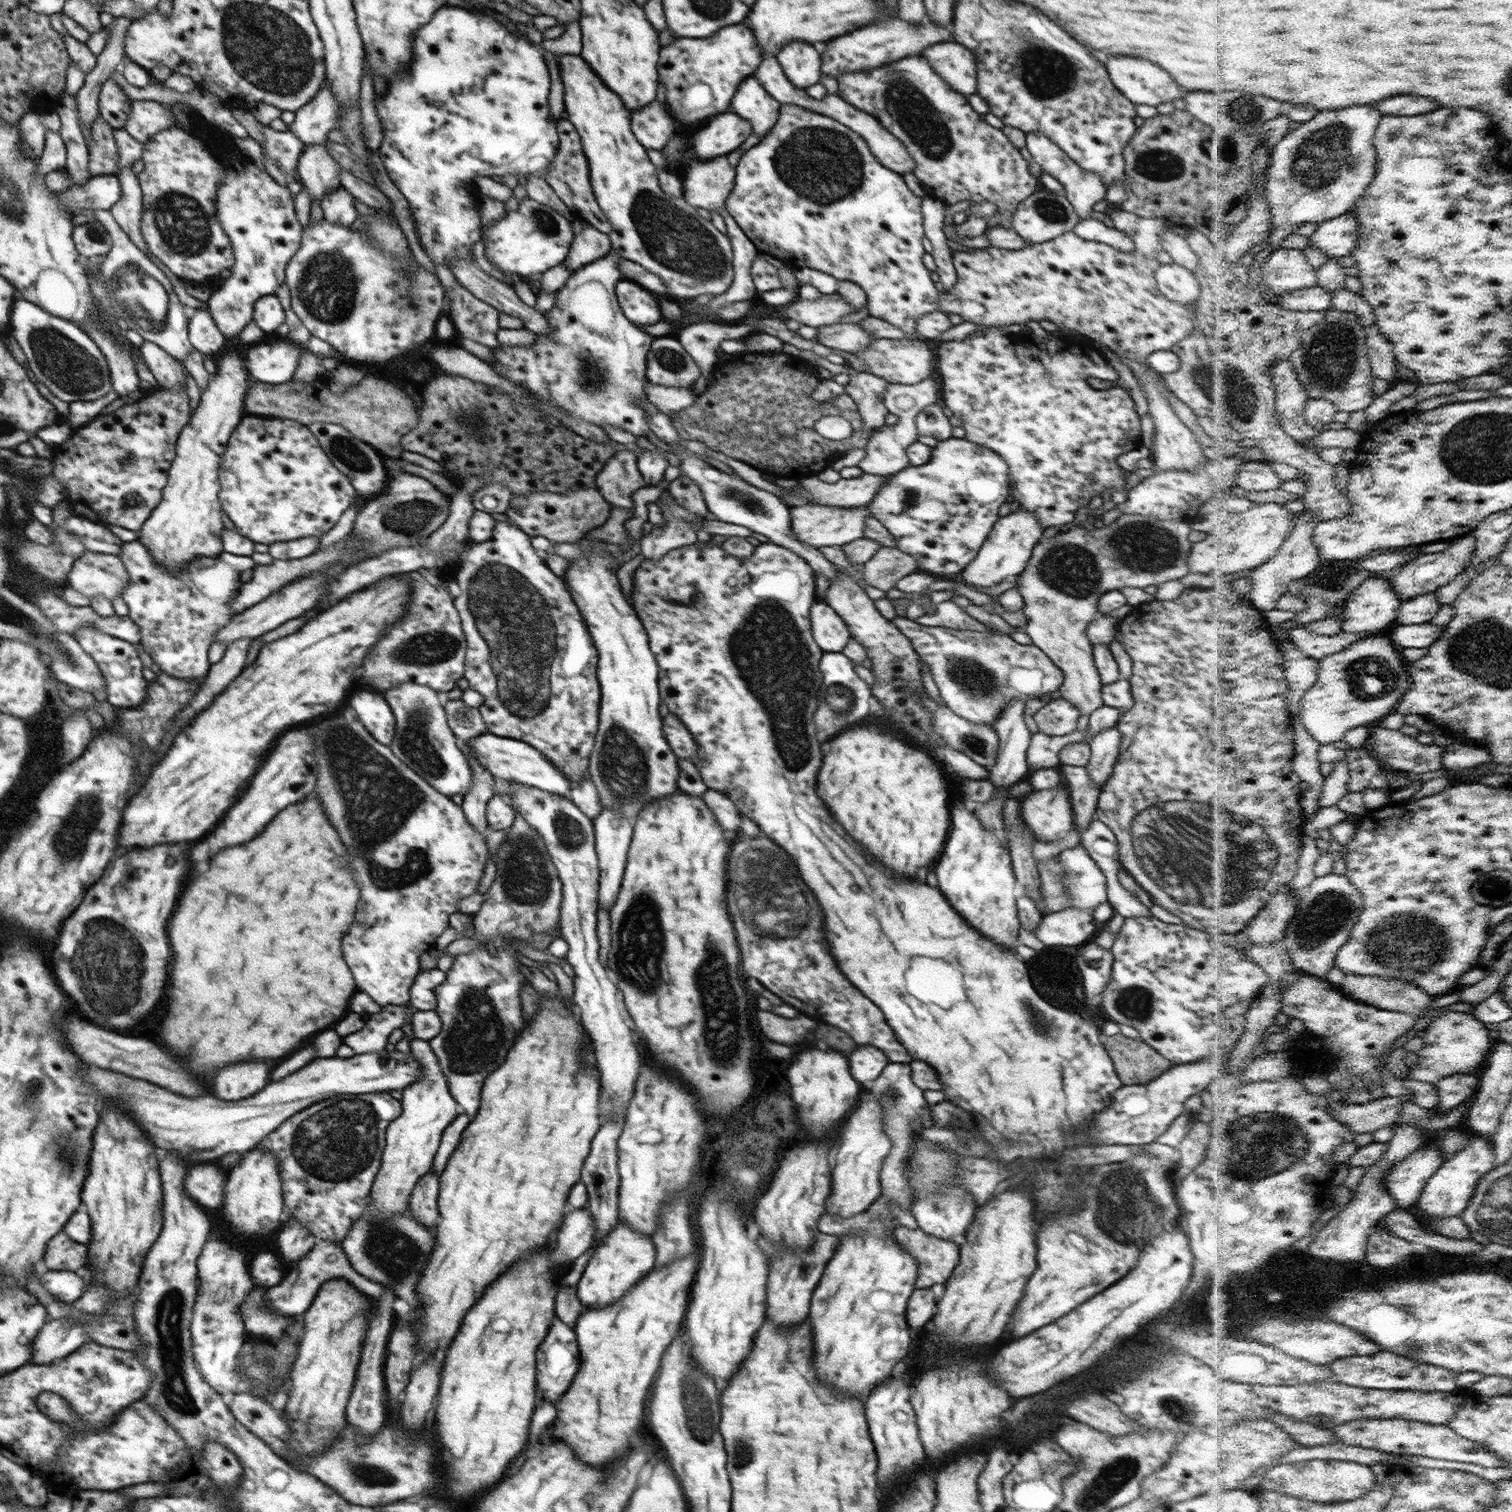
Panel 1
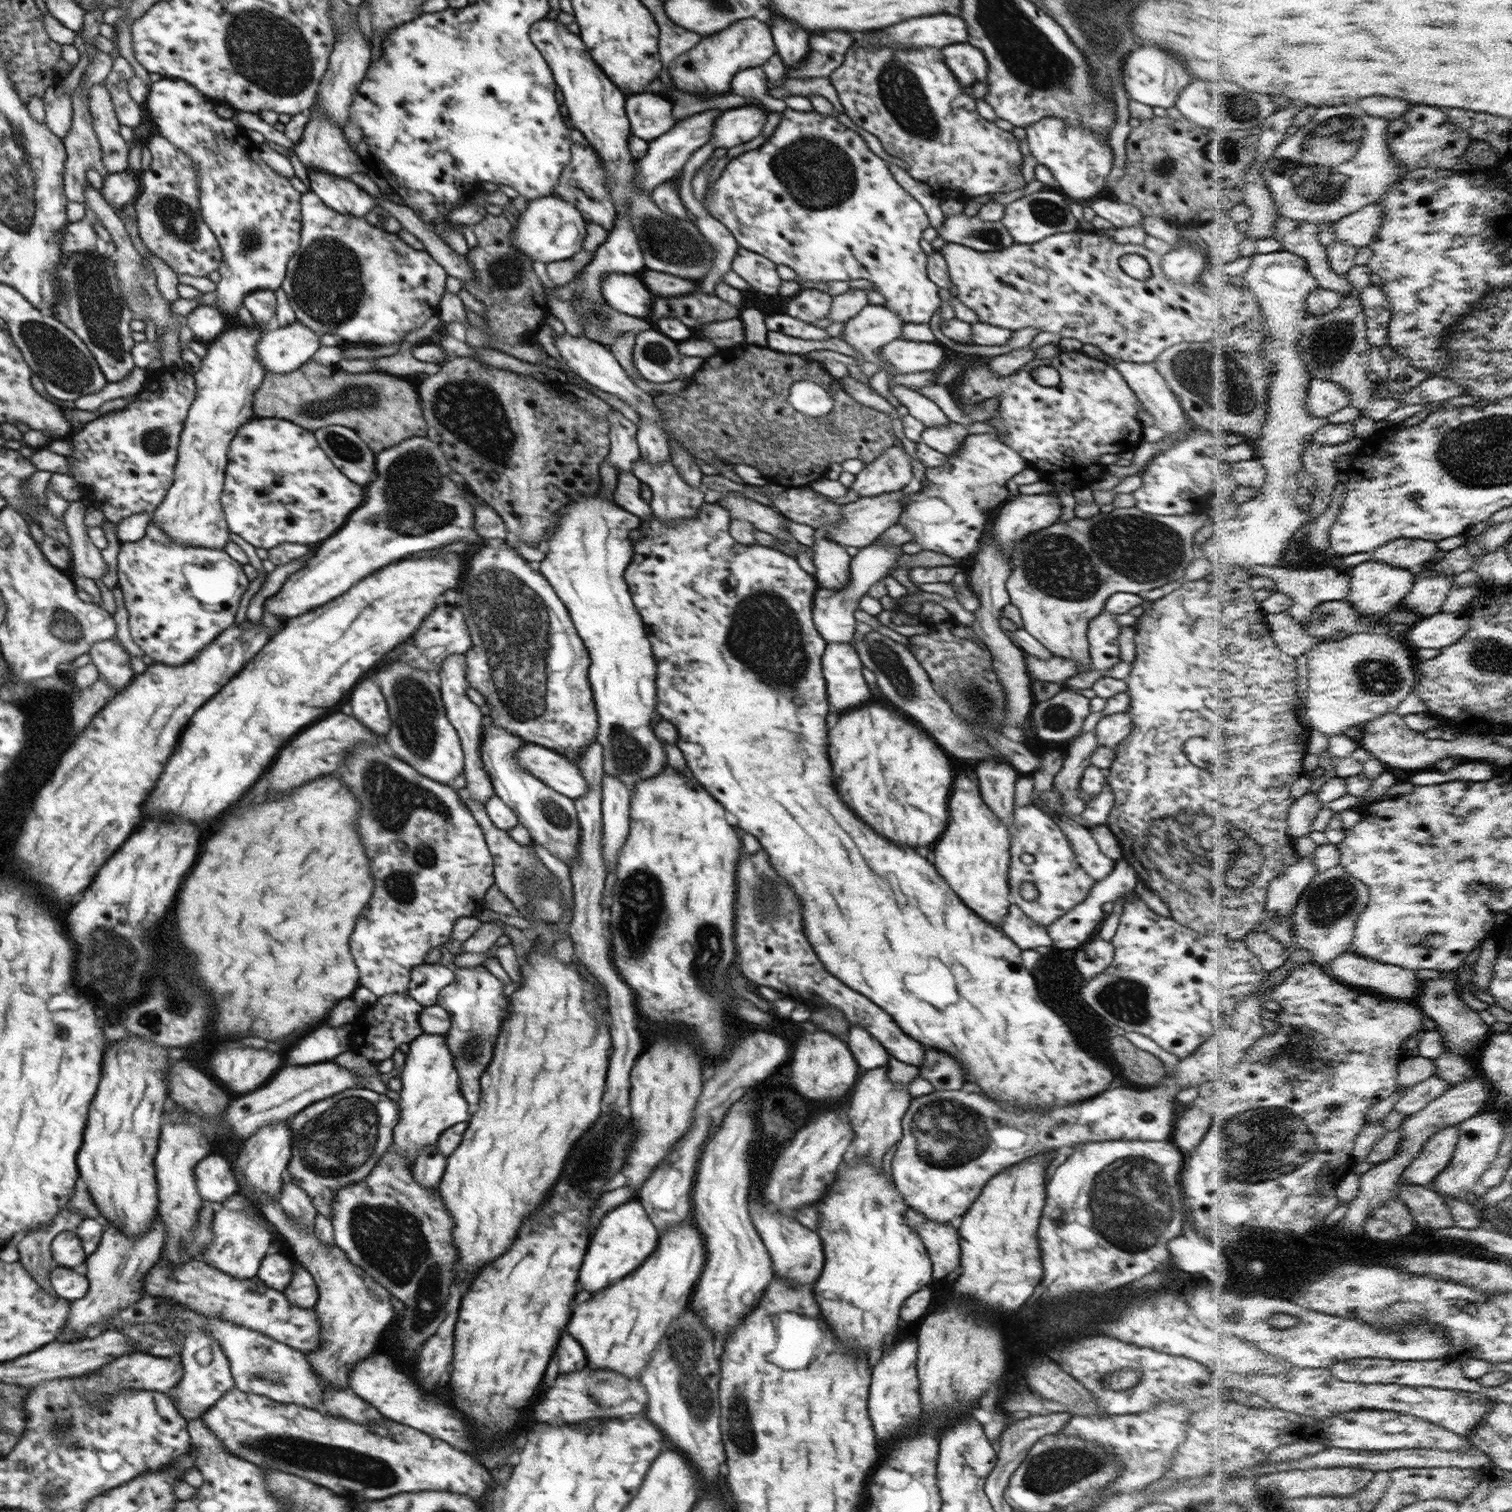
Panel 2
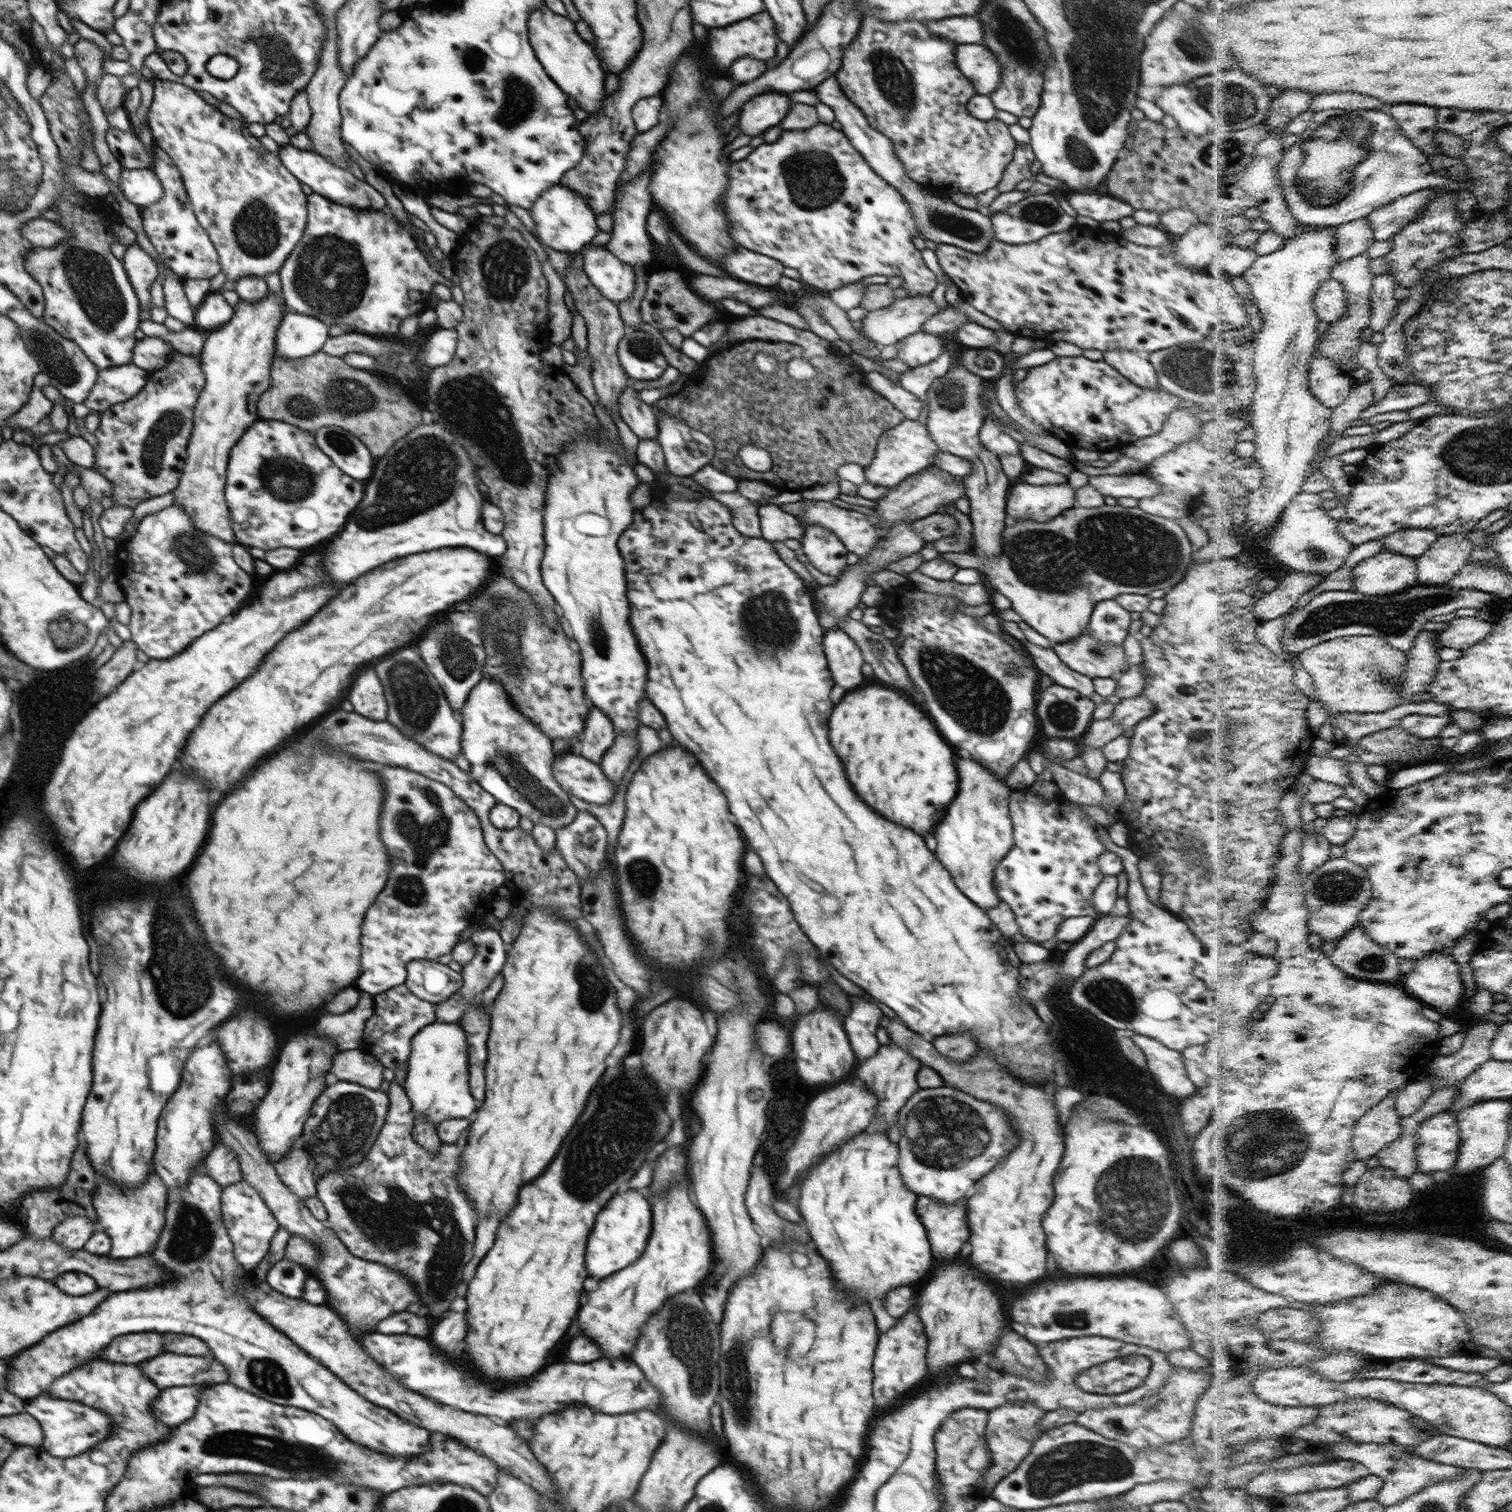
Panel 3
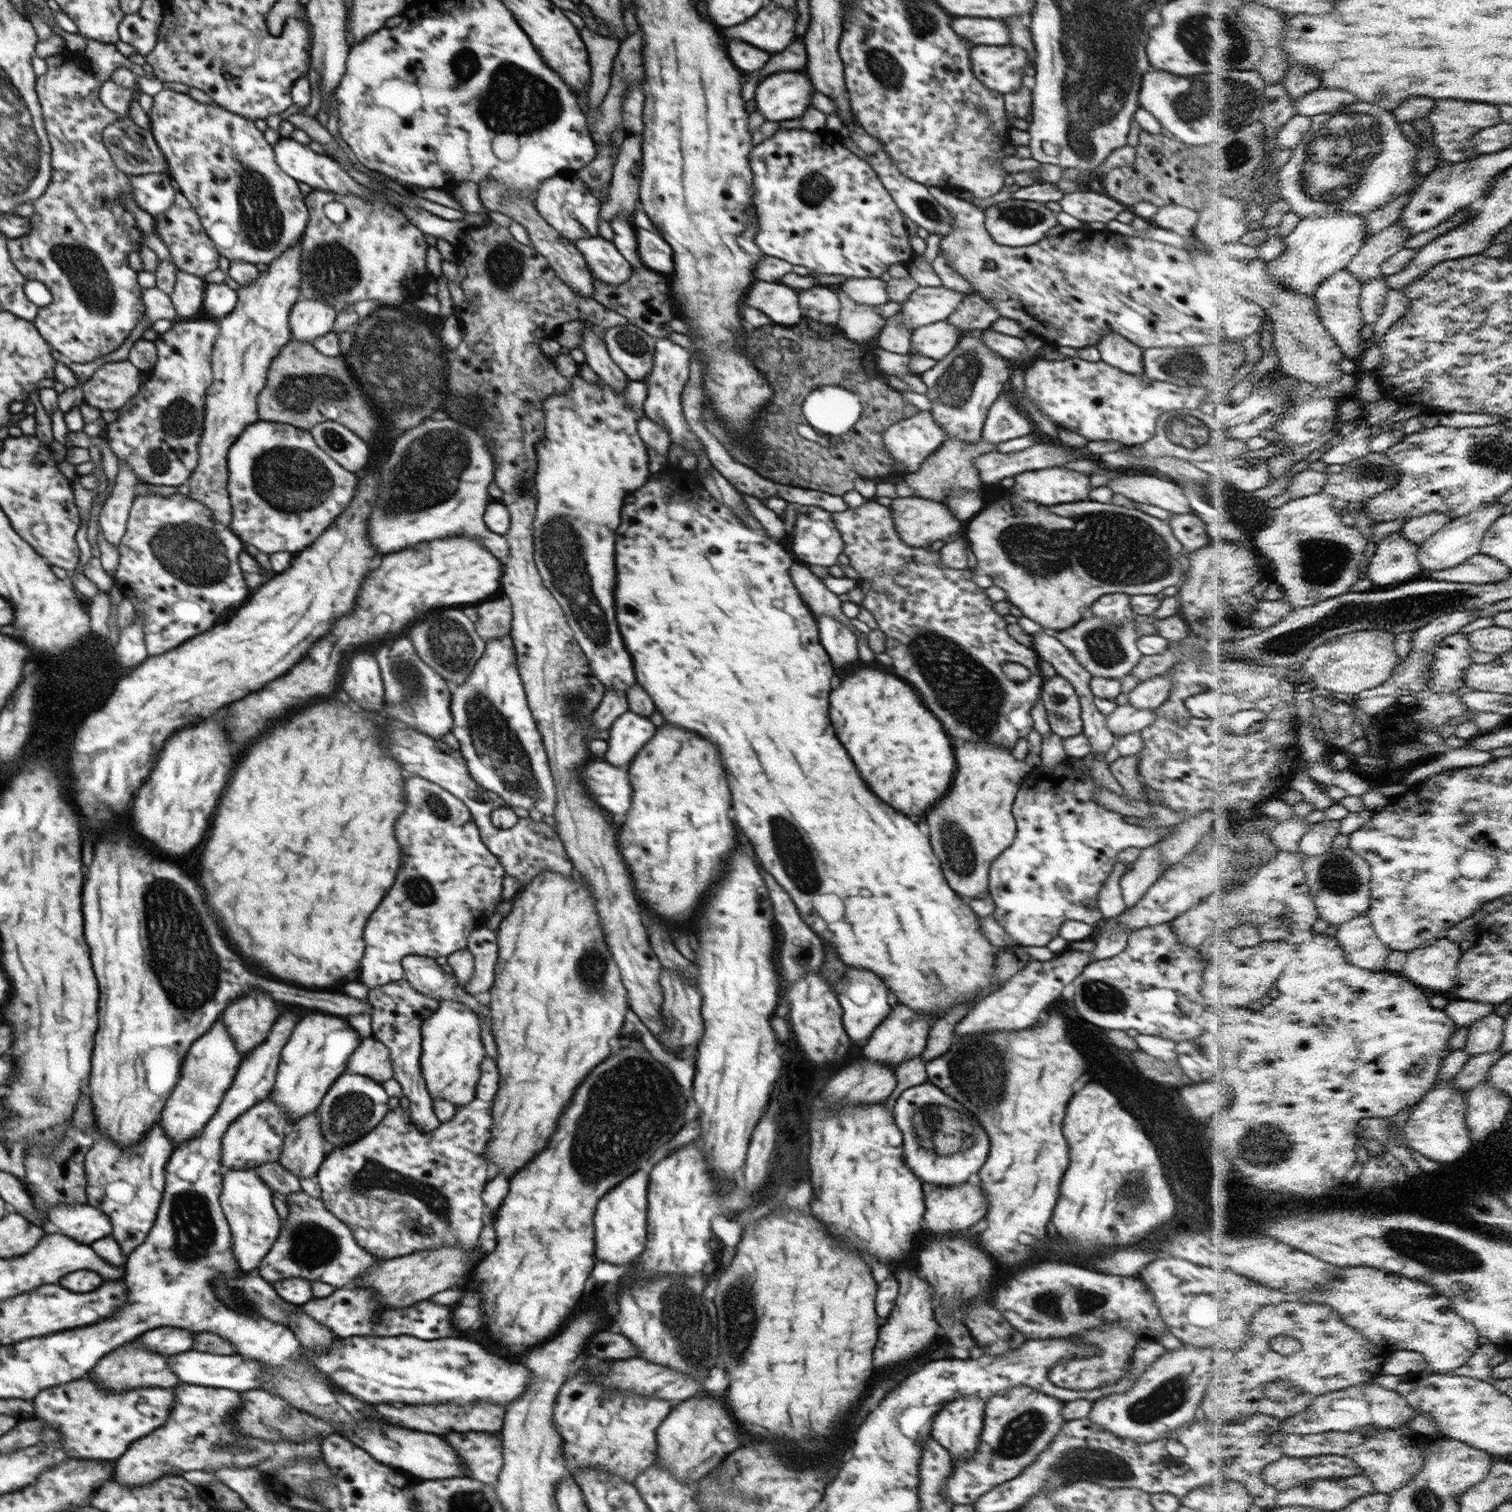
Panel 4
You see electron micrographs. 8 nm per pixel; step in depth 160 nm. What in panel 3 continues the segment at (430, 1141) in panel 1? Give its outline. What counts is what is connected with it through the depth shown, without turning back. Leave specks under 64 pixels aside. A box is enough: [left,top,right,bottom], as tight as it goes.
[403,1021,476,1127]

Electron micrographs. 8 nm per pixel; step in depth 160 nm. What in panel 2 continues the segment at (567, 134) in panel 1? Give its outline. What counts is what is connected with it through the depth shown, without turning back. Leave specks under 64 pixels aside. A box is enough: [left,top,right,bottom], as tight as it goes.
[553,129,617,232]

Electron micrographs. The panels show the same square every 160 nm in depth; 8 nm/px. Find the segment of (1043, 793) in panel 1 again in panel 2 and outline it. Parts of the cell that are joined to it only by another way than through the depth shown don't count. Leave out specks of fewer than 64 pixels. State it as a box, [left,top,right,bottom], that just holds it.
[1053,731,1098,815]

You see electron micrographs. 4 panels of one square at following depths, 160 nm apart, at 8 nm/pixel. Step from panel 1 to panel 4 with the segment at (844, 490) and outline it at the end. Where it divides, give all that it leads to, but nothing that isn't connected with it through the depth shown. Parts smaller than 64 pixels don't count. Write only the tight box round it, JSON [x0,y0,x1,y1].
[883,411,947,474]

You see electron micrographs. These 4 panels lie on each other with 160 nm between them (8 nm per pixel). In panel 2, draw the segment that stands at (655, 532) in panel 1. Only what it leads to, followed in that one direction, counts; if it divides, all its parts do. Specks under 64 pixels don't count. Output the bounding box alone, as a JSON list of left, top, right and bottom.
[632,459,704,523]

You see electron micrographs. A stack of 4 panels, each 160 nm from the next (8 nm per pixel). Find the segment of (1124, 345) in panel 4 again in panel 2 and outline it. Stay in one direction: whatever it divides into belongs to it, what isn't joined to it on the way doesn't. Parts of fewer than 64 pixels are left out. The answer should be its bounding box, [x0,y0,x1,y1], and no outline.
[1116,359,1190,440]

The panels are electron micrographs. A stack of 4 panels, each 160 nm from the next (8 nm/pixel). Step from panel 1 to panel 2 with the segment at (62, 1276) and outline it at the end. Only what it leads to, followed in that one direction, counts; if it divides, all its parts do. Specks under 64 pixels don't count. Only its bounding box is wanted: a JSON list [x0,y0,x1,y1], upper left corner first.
[49,1265,89,1301]

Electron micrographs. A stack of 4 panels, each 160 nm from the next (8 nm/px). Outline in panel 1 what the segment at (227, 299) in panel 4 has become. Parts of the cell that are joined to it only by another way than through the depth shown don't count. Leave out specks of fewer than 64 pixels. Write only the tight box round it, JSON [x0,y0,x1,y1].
[188,308,229,355]

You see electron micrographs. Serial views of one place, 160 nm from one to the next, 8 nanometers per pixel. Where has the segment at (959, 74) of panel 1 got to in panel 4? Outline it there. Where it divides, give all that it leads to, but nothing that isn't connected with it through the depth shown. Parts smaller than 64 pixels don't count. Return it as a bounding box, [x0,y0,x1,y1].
[970,45,1035,95]

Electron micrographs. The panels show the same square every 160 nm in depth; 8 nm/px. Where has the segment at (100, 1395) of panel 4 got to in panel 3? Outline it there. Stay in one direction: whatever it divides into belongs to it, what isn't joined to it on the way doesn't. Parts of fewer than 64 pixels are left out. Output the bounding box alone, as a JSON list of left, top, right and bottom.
[26,1383,208,1458]

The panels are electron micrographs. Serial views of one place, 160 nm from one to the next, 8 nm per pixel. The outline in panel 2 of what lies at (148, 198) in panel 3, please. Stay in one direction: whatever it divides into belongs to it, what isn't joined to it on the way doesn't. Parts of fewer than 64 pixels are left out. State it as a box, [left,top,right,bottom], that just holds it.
[102,171,142,206]

